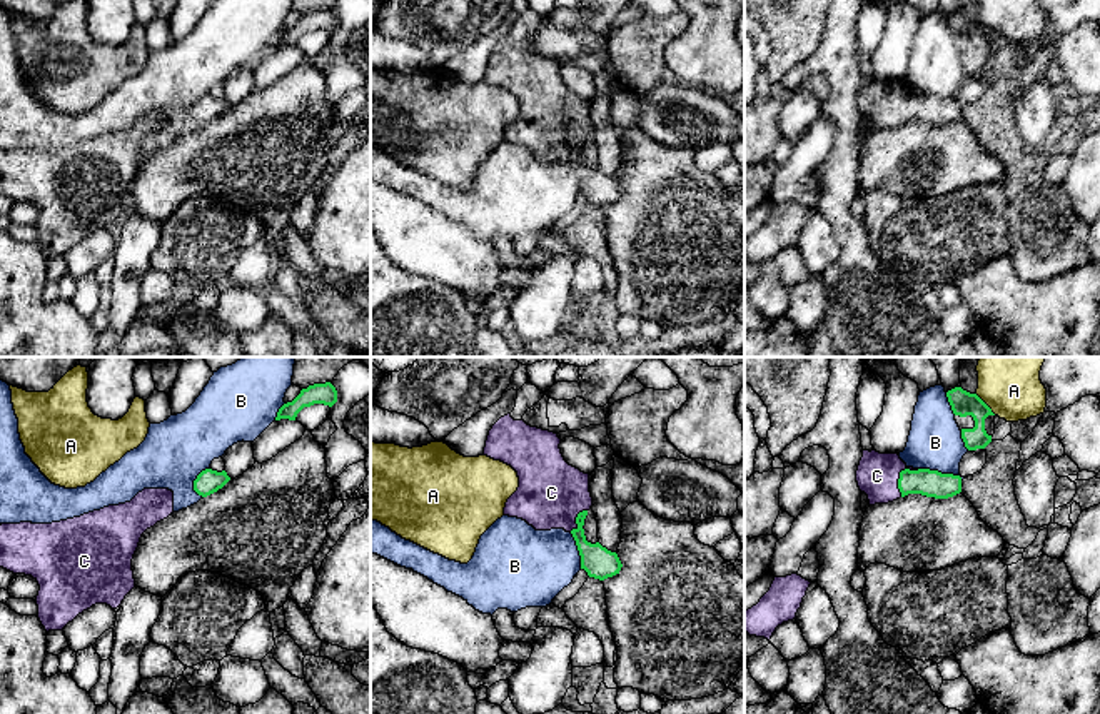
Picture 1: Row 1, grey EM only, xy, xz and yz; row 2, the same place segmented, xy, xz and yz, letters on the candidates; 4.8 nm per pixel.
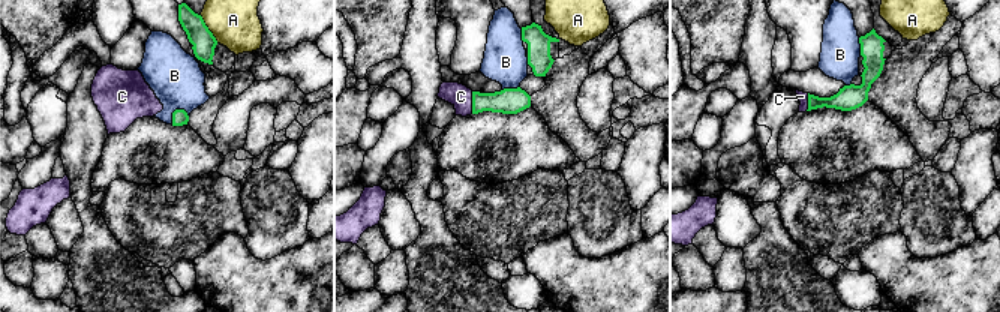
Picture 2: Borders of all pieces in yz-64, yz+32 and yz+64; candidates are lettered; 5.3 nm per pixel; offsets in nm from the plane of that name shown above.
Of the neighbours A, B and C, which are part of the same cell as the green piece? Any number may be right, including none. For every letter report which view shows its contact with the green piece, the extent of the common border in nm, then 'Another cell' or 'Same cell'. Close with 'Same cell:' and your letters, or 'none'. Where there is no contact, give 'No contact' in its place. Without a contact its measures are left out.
A: Touches green in yz. Shared border 140 nm. Another cell
B: Touches green in yz. Shared border 220 nm. Another cell
C: Touches green in yz. Shared border 160 nm. Same cell
Same cell: C

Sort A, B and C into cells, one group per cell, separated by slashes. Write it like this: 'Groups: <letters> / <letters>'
Groups: A / B / C

